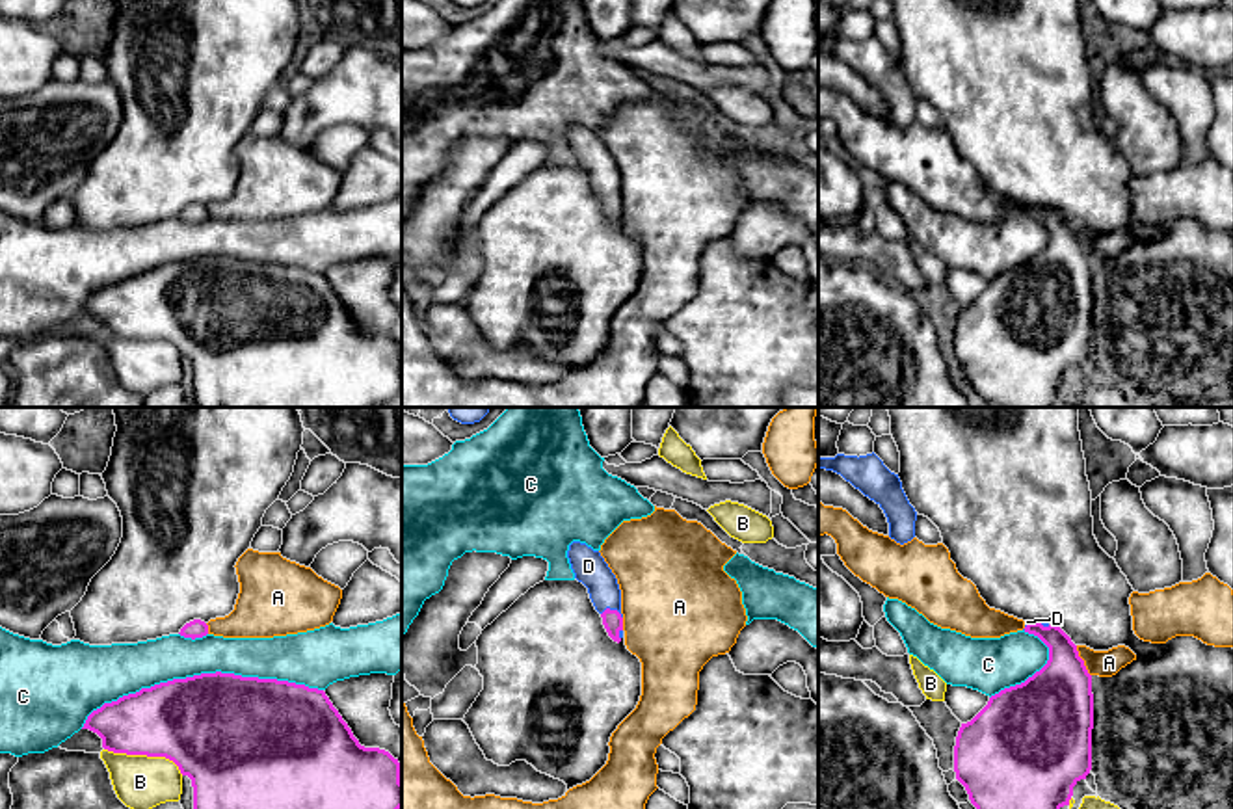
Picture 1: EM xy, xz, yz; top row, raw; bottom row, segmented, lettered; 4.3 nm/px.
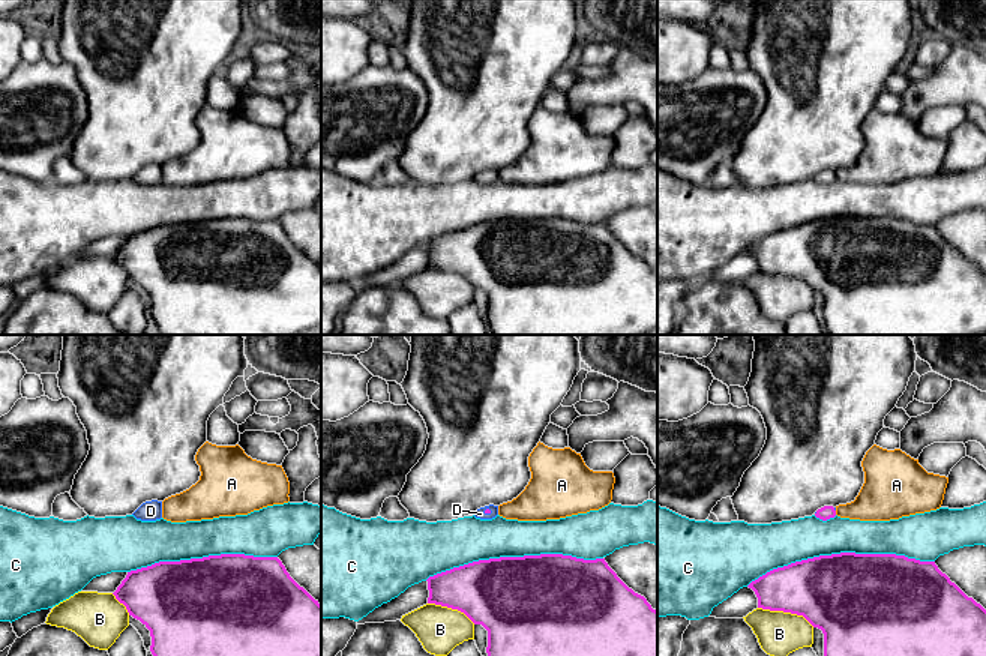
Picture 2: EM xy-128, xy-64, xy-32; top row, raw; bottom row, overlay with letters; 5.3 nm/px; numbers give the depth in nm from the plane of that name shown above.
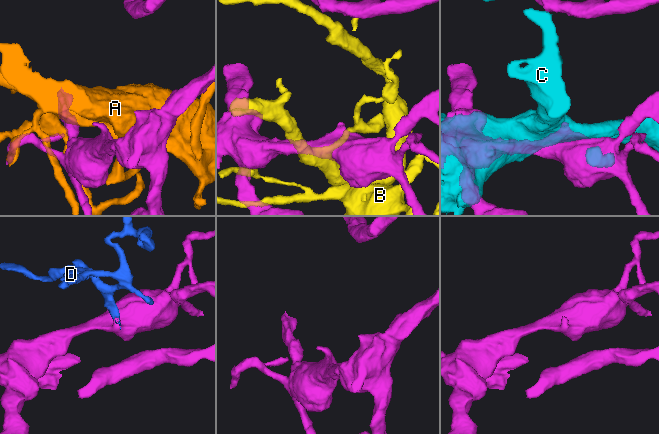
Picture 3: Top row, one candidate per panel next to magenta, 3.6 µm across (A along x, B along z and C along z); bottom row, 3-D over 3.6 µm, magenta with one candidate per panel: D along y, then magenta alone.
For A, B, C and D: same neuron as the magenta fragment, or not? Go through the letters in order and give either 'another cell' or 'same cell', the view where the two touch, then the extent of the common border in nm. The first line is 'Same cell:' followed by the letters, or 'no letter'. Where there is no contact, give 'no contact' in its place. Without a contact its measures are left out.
Same cell: D
A: another cell; meets magenta in yz; contact 150 nm long
B: another cell; meets magenta in xy; contact 360 nm long
C: another cell; meets magenta in xy; contact 1050 nm long
D: same cell; meets magenta in xz; contact 100 nm long

